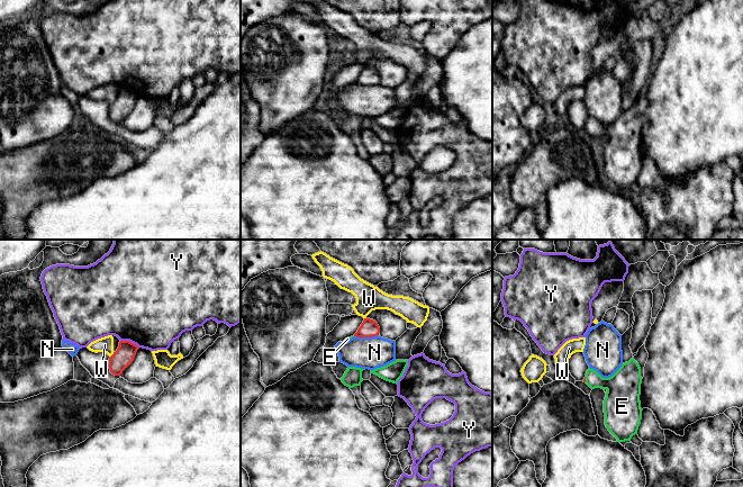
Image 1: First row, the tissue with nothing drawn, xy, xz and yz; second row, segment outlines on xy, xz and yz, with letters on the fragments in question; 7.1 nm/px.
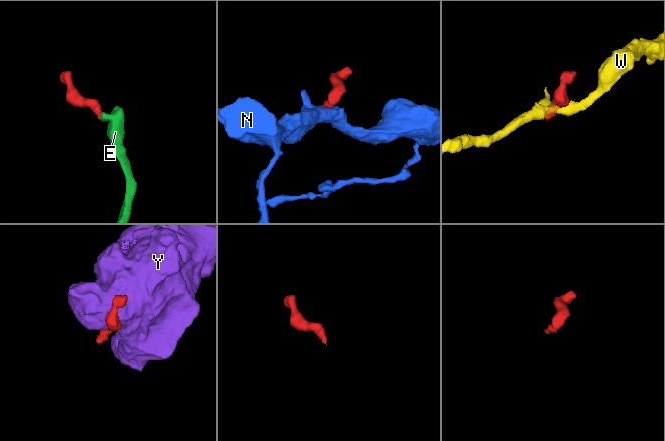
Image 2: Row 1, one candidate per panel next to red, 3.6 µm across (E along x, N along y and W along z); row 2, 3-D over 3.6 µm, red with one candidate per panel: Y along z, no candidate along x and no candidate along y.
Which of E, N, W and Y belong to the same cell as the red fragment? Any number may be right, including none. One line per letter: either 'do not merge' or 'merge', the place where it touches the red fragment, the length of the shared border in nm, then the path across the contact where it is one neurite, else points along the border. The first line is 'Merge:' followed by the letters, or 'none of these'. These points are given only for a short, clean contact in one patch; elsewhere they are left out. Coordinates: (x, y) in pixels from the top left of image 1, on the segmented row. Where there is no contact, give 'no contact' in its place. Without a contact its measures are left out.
Merge: E
E: merge; meets red in yz at (585, 379); contact 40 nm long; runs through yz (585, 377), (585, 379), (618, 386)
N: do not merge; meets red in xz at (365, 336); contact 170 nm long; border along xz (377, 334), (372, 336), (354, 336)
W: do not merge; meets red in xy at (112, 354); contact 50 nm long; border along xy (114, 352), (110, 357)
Y: do not merge; meets red in xy at (129, 342); contact 150 nm long

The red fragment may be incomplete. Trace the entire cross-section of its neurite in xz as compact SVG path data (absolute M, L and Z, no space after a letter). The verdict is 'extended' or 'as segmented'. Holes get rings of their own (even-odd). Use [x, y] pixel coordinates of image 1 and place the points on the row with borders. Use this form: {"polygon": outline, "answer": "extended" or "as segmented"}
{"polygon": "M364 318L363 323L354 334L356 337L373 337L380 333L378 323L370 318Z", "answer": "as segmented"}

